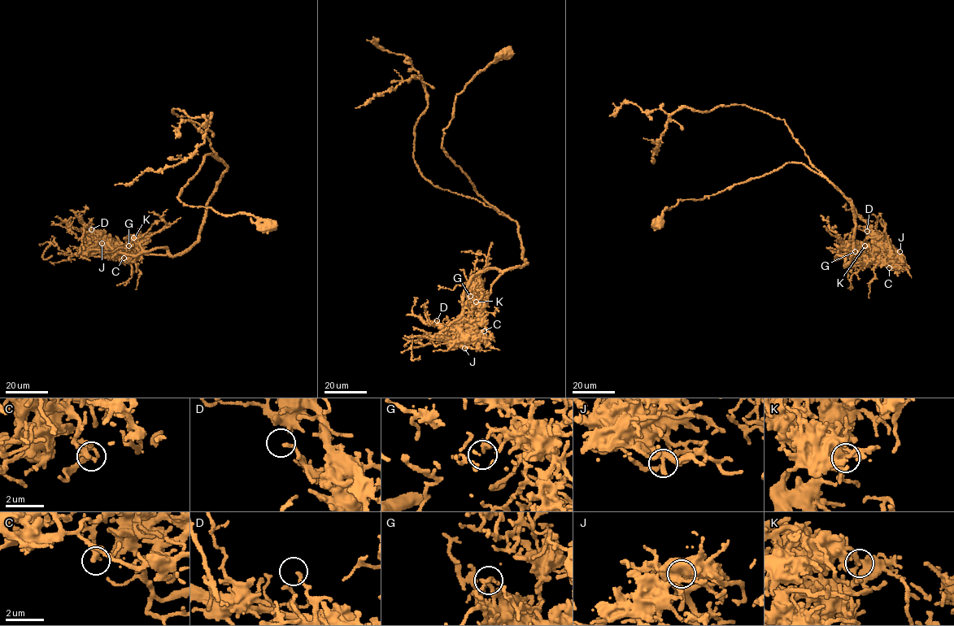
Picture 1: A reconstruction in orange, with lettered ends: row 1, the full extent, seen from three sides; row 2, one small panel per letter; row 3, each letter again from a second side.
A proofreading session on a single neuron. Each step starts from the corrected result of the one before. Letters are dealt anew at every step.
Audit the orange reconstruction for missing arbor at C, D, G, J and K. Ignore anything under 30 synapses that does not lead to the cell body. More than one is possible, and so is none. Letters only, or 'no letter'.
no letter

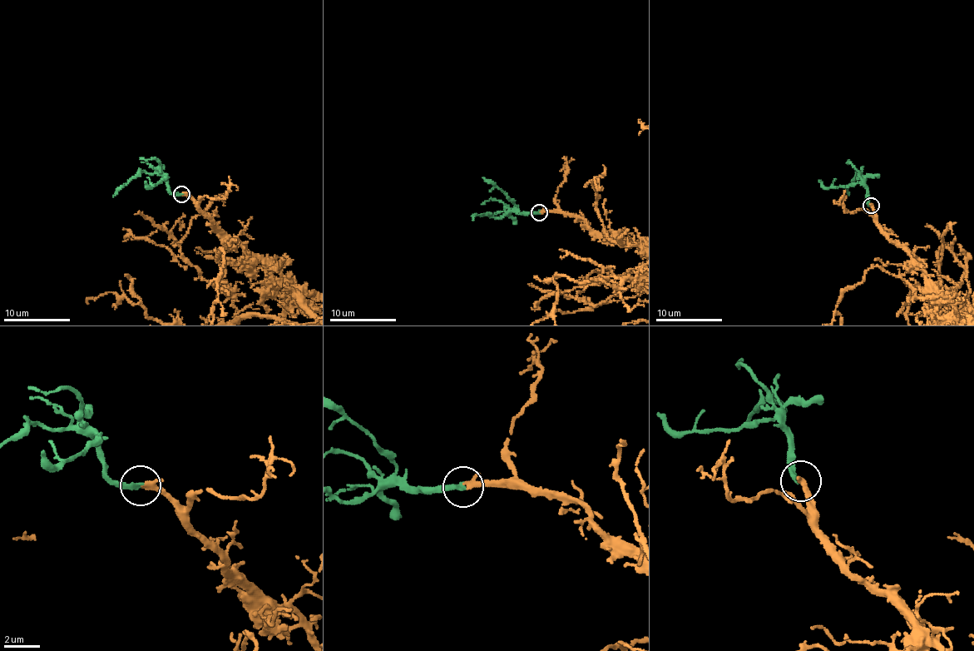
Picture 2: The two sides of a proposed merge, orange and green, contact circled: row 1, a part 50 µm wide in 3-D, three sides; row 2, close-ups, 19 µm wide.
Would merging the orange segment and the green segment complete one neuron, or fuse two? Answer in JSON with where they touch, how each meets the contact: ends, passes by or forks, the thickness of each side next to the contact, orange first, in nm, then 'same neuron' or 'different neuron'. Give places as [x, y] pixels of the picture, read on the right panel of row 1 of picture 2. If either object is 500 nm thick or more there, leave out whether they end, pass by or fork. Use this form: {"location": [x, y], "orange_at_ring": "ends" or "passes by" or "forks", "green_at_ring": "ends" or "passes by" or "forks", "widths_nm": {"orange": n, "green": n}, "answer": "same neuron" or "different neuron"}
{"location": [871, 206], "orange_at_ring": "passes by", "green_at_ring": "ends", "widths_nm": {"orange": 200, "green": 260}, "answer": "same neuron"}

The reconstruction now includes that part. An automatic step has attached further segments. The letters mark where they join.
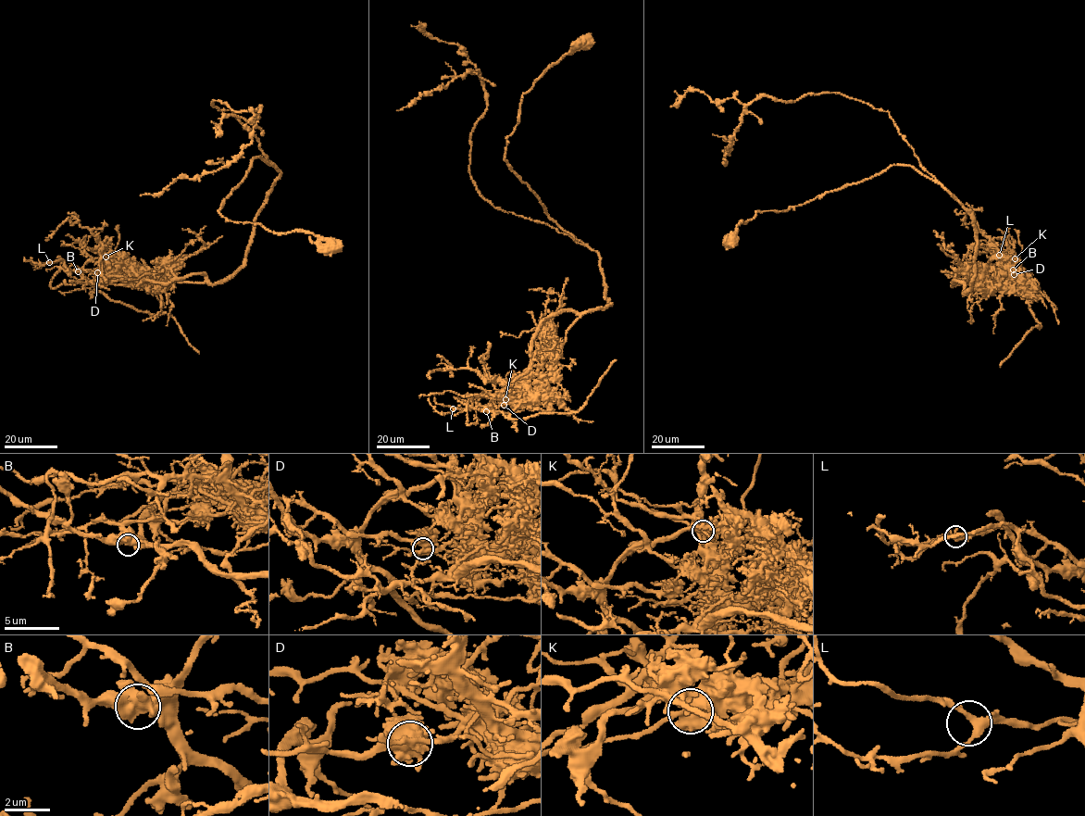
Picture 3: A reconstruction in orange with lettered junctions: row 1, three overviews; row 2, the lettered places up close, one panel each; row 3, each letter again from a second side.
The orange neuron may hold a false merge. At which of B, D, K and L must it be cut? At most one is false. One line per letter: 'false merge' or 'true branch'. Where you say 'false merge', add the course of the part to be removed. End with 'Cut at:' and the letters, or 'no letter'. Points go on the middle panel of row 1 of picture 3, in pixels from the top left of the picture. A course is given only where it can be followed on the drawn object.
B: true branch
D: true branch
K: false merge; course (505, 399), (495, 400), (490, 410), (510, 419), (574, 412), (617, 359)
L: true branch
Cut at: K

